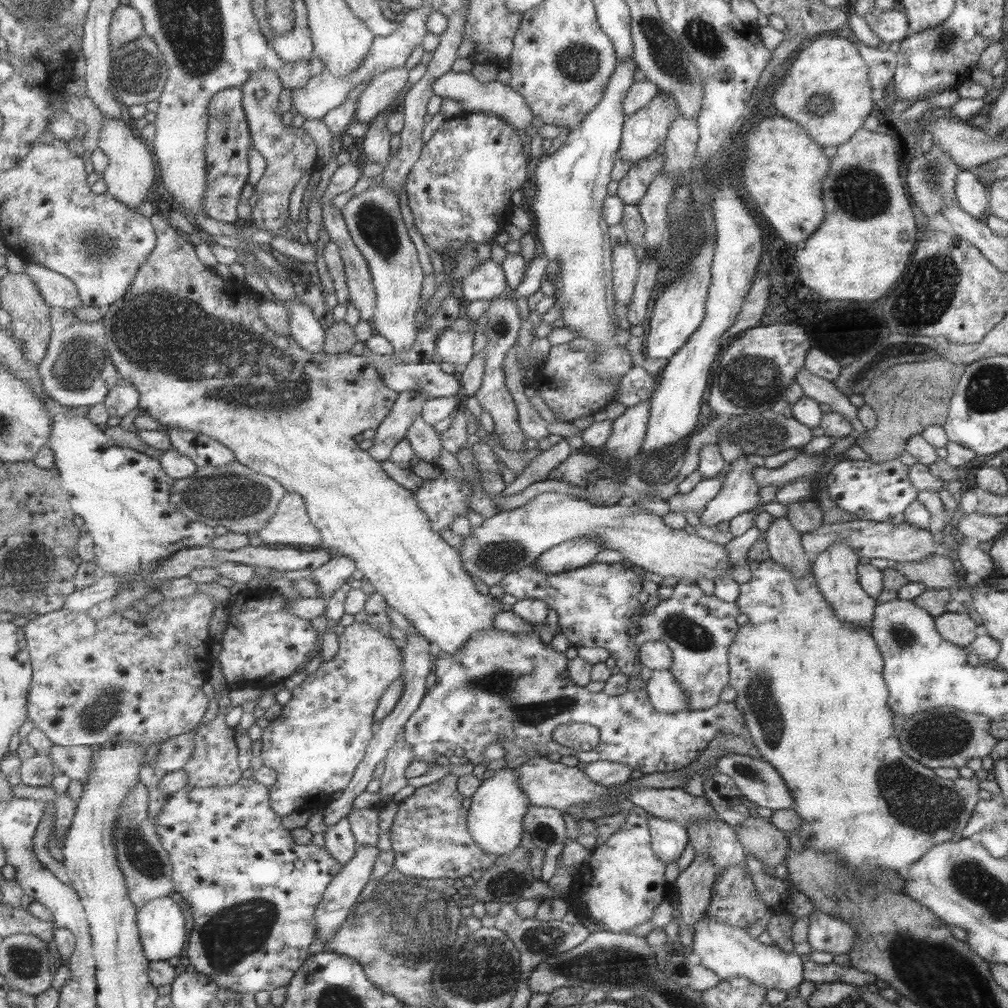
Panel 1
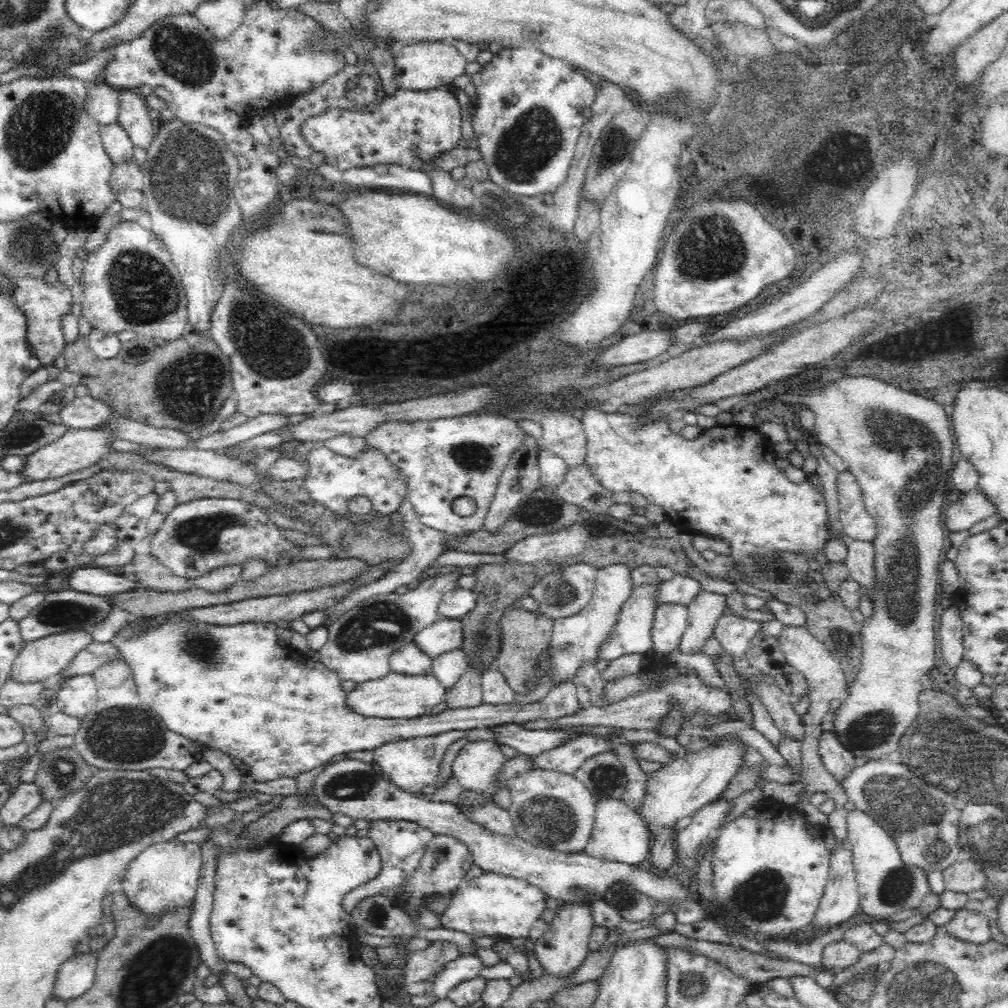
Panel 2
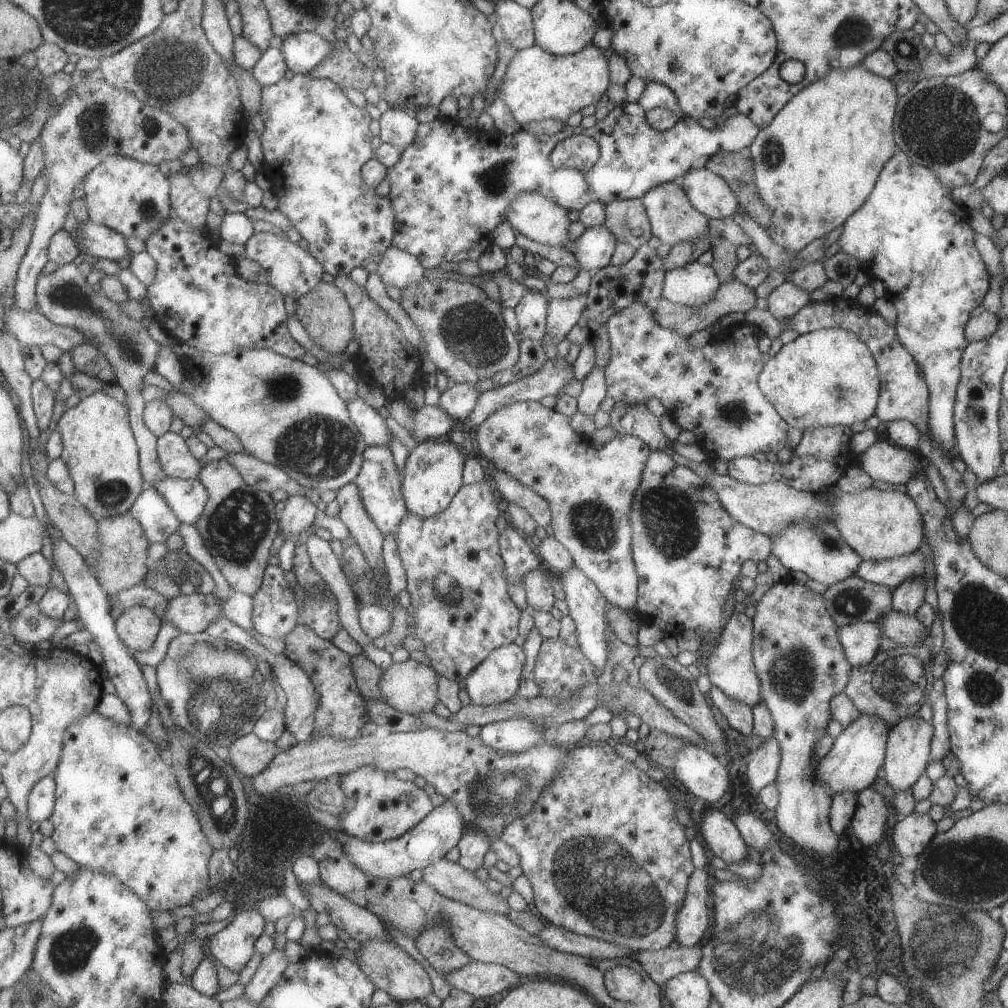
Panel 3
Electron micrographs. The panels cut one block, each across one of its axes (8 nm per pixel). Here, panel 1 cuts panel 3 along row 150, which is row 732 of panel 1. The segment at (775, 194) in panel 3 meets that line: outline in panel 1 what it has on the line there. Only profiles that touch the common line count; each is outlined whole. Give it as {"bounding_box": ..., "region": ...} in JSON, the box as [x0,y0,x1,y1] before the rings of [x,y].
{"bounding_box":[726,558,979,880],"region":[[[771,558],[761,562],[751,561],[749,566],[750,579],[740,585],[738,597],[734,602],[739,607],[739,612],[747,616],[748,623],[738,626],[735,636],[728,646],[728,683],[726,686],[730,686],[736,692],[734,705],[742,712],[744,726],[749,731],[761,759],[777,770],[777,774],[781,776],[785,786],[790,790],[789,794],[793,798],[793,810],[796,811],[795,814],[801,818],[802,822],[797,836],[803,842],[803,846],[809,845],[822,853],[837,853],[838,859],[847,870],[851,870],[853,874],[857,874],[865,880],[871,878],[873,870],[875,872],[893,870],[901,874],[931,846],[949,841],[954,834],[959,834],[963,830],[975,808],[975,803],[979,800],[977,780],[975,778],[941,779],[933,773],[931,768],[918,764],[901,750],[897,740],[898,731],[894,728],[892,713],[886,705],[888,690],[881,674],[884,662],[874,638],[870,635],[870,630],[867,627],[851,626],[837,618],[833,607],[818,591],[815,577],[811,571],[807,571],[797,578]]]}

